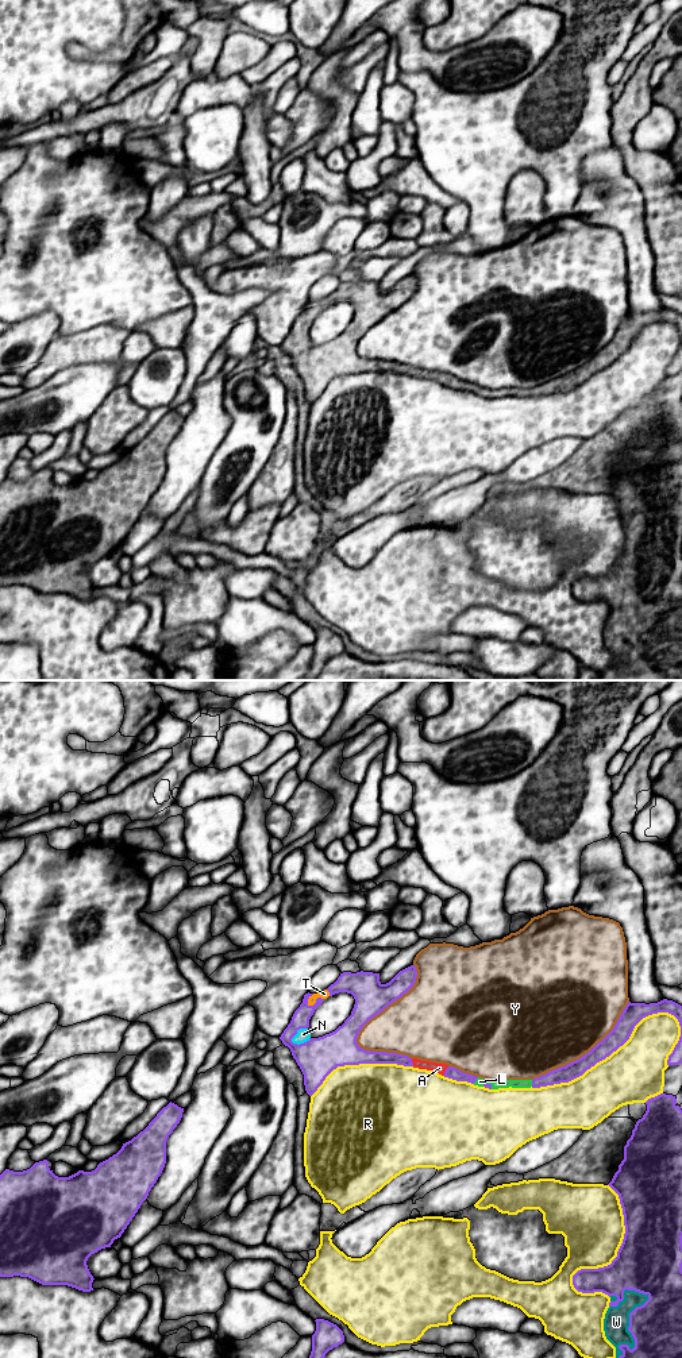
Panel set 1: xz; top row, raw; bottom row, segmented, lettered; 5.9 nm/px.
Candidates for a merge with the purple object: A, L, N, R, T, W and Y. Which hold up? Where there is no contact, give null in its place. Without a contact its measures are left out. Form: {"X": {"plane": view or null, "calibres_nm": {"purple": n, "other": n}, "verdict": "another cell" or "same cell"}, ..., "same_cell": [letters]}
{"A": {"plane": "xz", "calibres_nm": {"purple": 70, "other": 60}, "verdict": "same cell"}, "L": {"plane": "xz", "calibres_nm": {"purple": 70, "other": 50}, "verdict": "same cell"}, "N": {"plane": "xz", "calibres_nm": {"purple": 240, "other": 80}, "verdict": "same cell"}, "R": {"plane": "xz", "calibres_nm": {"purple": 120, "other": 360}, "verdict": "another cell"}, "T": {"plane": "xz", "calibres_nm": {"purple": 130, "other": 50}, "verdict": "same cell"}, "W": {"plane": "xz", "calibres_nm": {"purple": 320, "other": 150}, "verdict": "same cell"}, "Y": {"plane": "xz", "calibres_nm": {"purple": 200, "other": 420}, "verdict": "another cell"}, "same_cell": ["A", "L", "N", "T", "W"]}

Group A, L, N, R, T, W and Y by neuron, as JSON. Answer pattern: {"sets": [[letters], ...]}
{"sets": [["A", "L", "N", "T", "W"], ["R", "Y"]]}

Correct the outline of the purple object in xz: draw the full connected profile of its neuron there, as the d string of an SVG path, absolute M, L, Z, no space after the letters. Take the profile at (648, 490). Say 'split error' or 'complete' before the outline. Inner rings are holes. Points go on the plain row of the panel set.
split error | M660 402L646 410L647 420L632 439L624 455L624 468L619 474L612 490L608 493L620 508L624 524L625 543L610 574L598 578L581 578L573 585L573 594L578 601L602 601L610 606L604 628L606 648L616 656L616 667L600 672L598 680L682 680L682 418L673 404Z

